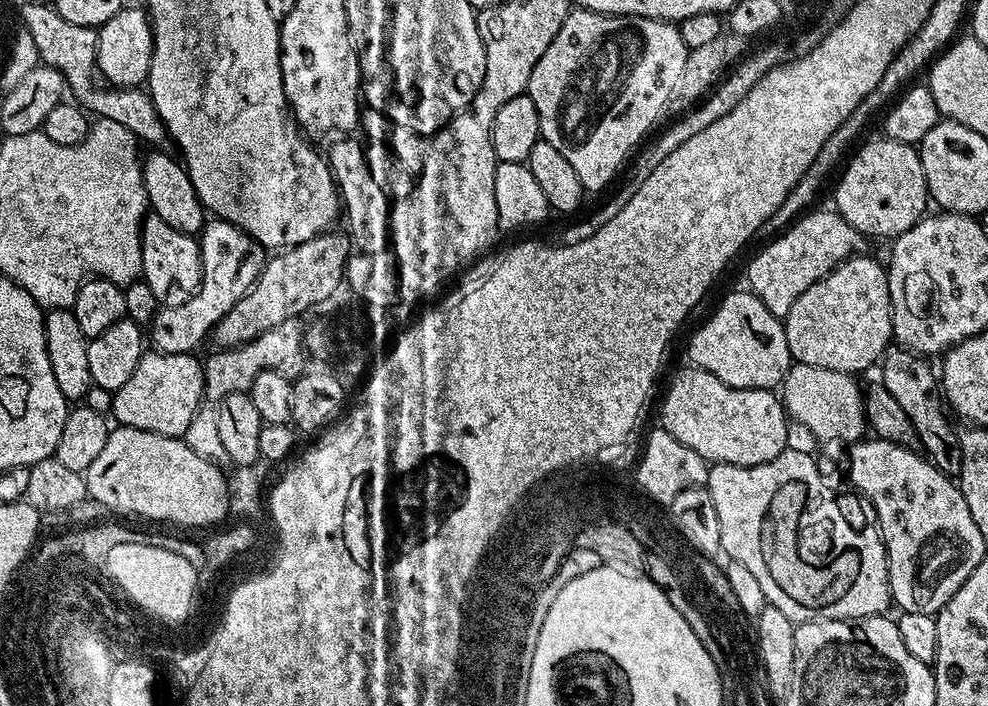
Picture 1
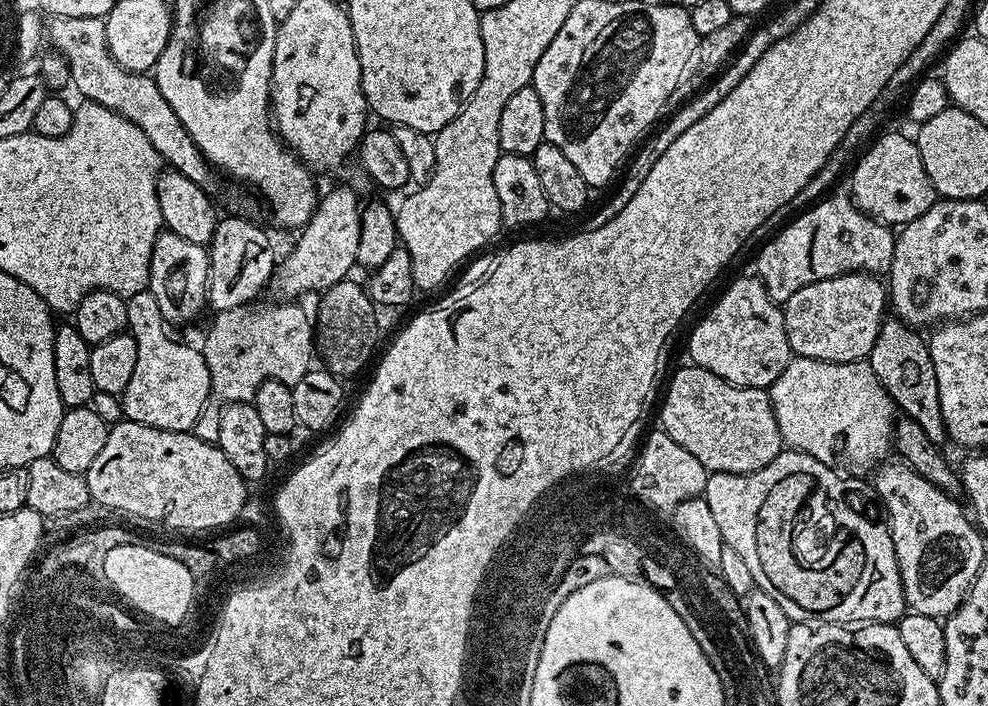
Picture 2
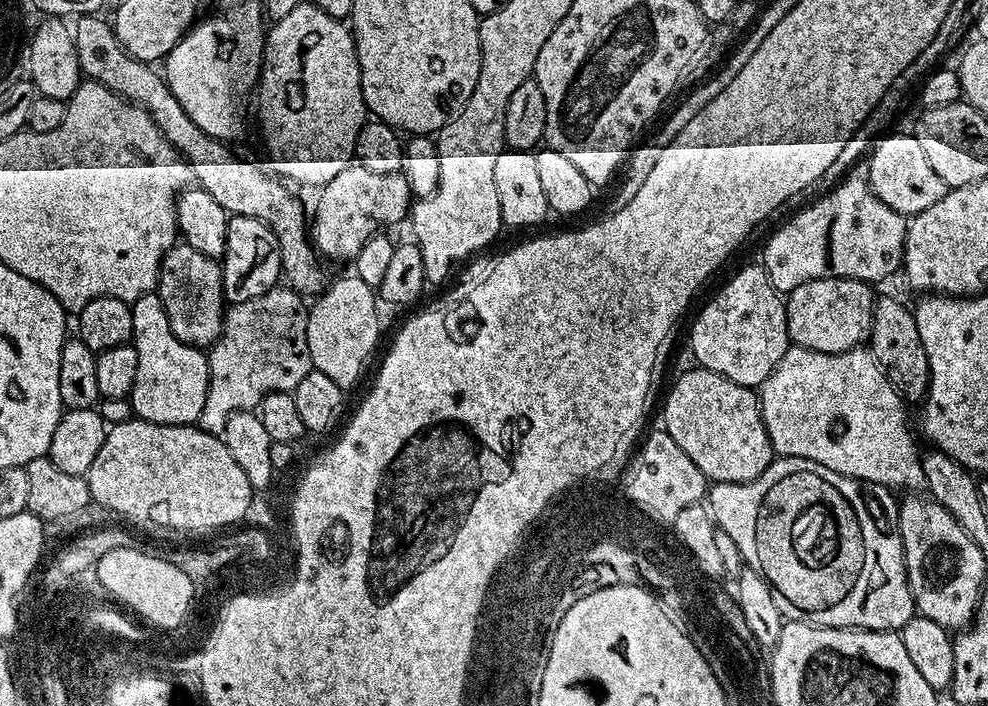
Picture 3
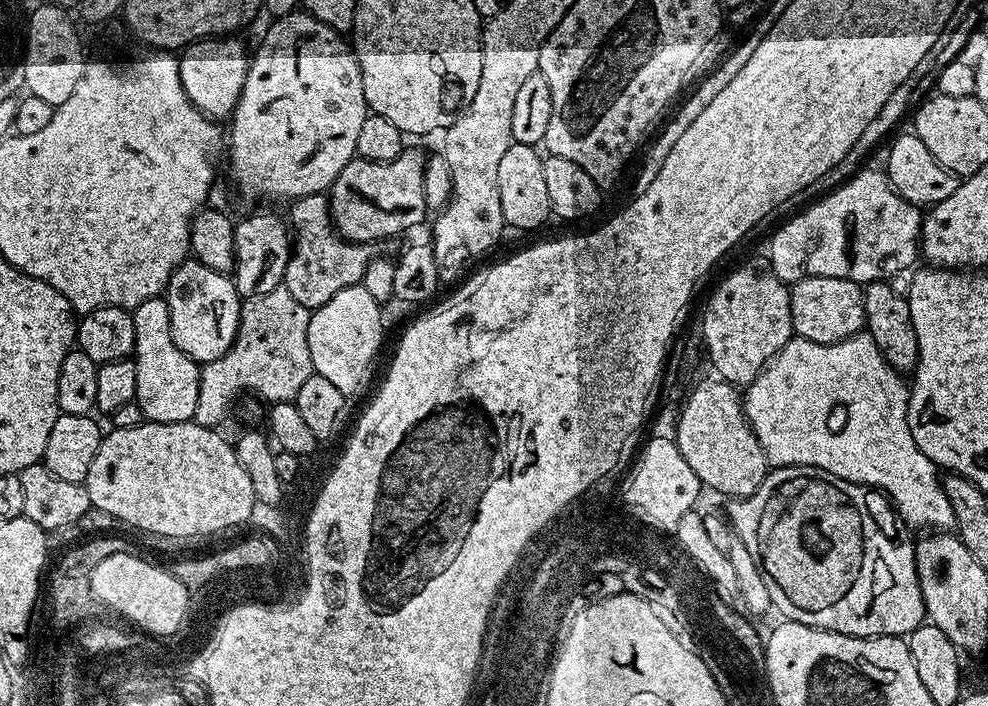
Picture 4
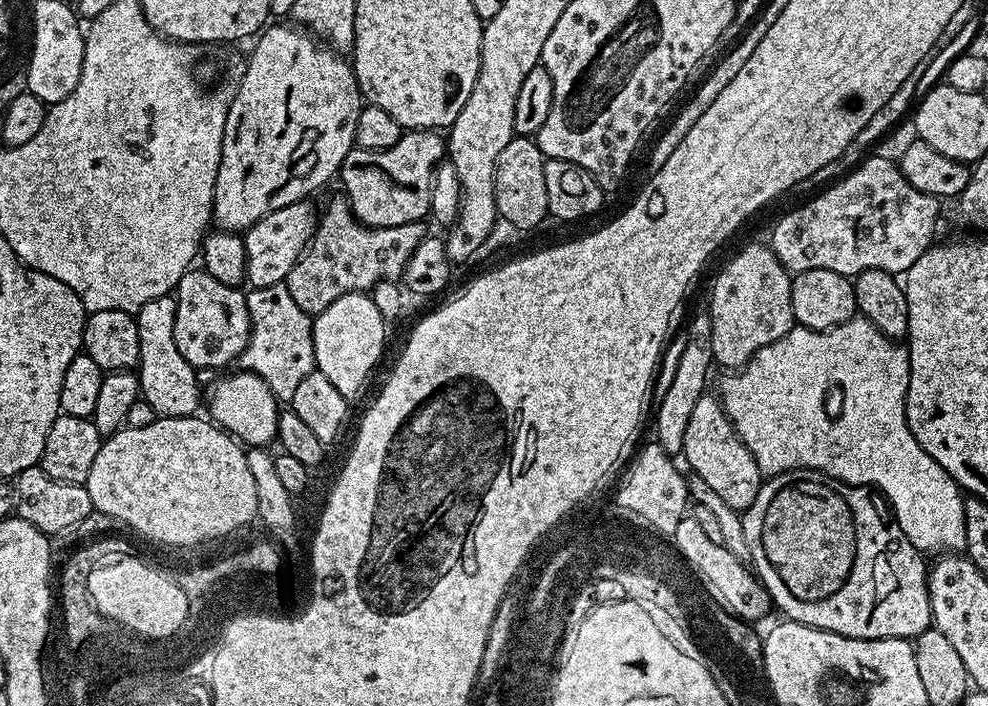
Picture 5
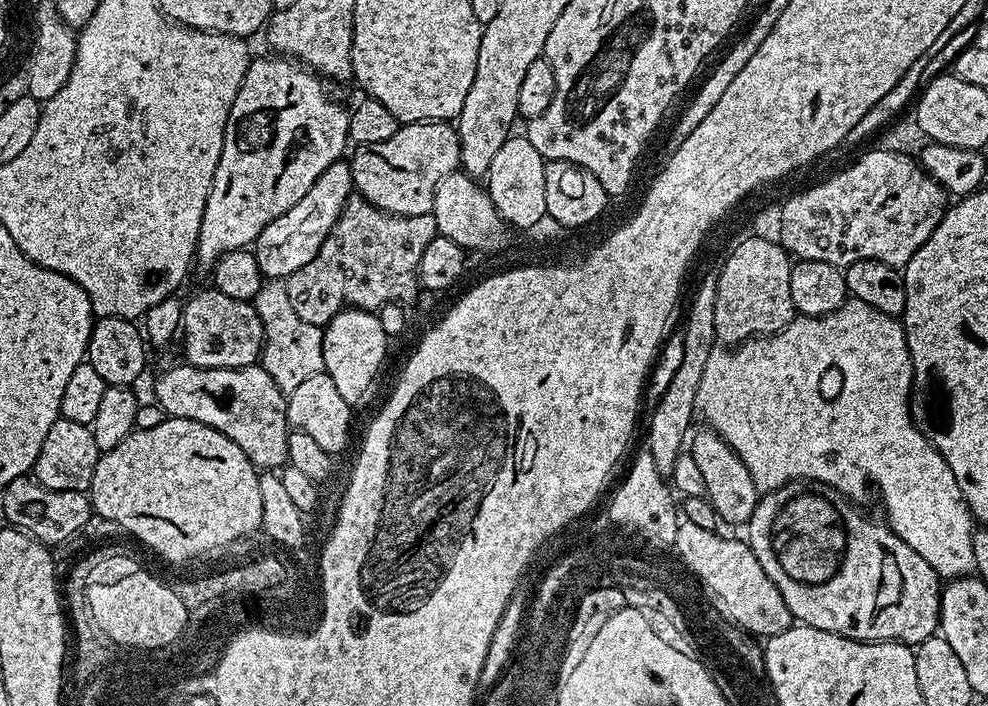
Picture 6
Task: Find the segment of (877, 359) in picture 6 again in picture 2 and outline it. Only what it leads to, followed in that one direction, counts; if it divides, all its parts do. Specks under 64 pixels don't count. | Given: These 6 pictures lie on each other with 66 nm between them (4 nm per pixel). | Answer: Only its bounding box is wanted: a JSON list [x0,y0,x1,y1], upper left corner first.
[770,356,898,469]

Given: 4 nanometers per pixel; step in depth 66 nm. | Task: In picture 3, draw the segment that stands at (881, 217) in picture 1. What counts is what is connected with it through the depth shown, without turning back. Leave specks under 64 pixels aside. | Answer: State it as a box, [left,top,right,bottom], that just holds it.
[866,135,946,218]

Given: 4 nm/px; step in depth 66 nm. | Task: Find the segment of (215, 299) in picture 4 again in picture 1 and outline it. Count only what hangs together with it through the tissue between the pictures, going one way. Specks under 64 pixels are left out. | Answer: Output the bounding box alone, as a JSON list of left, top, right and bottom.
[140,212,202,308]

